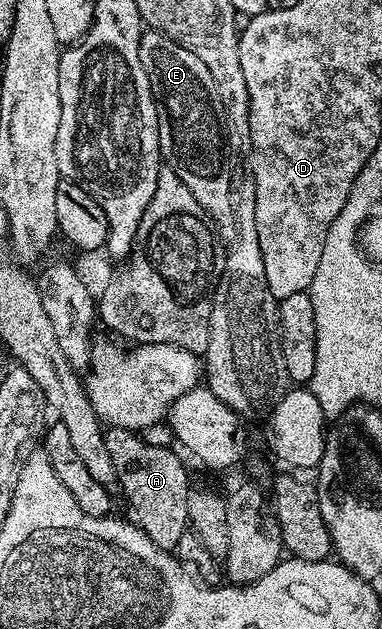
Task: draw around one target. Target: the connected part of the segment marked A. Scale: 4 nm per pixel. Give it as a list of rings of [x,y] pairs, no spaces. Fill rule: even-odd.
[[[109,427],[105,431],[105,444],[115,465],[120,494],[125,494],[137,526],[155,541],[155,545],[175,549],[190,526],[187,501],[191,485],[180,457],[175,450],[149,444],[140,434],[122,427]]]

